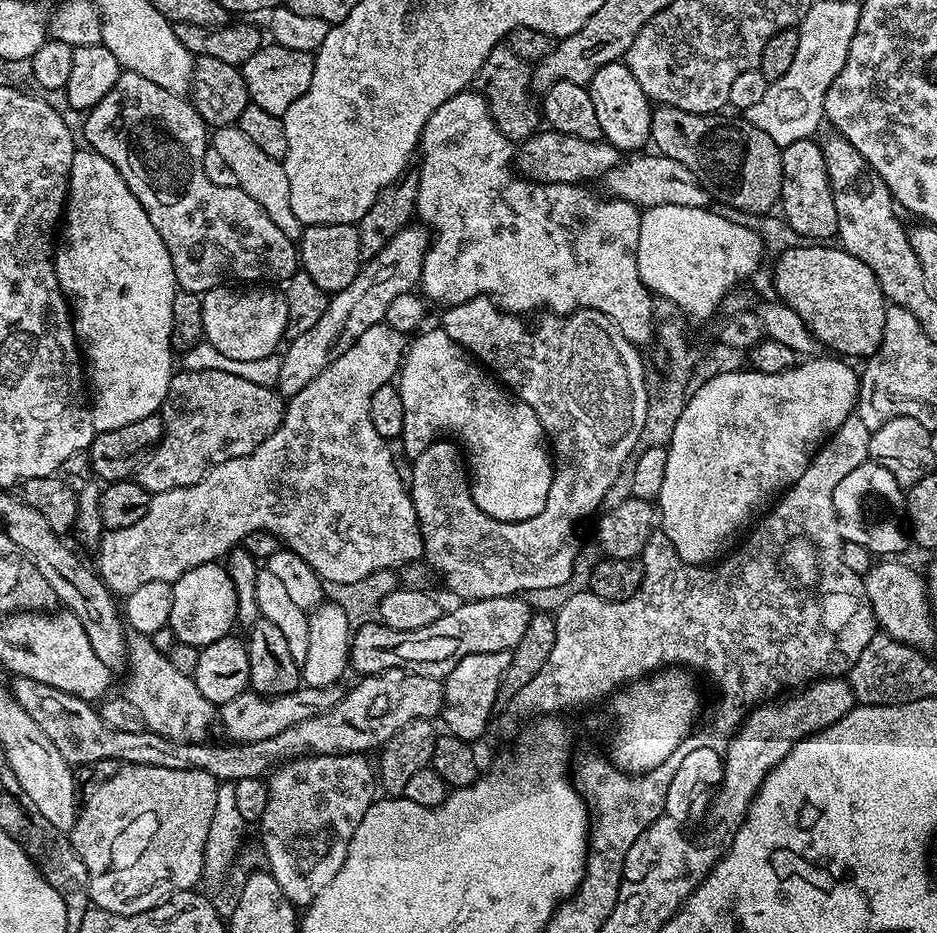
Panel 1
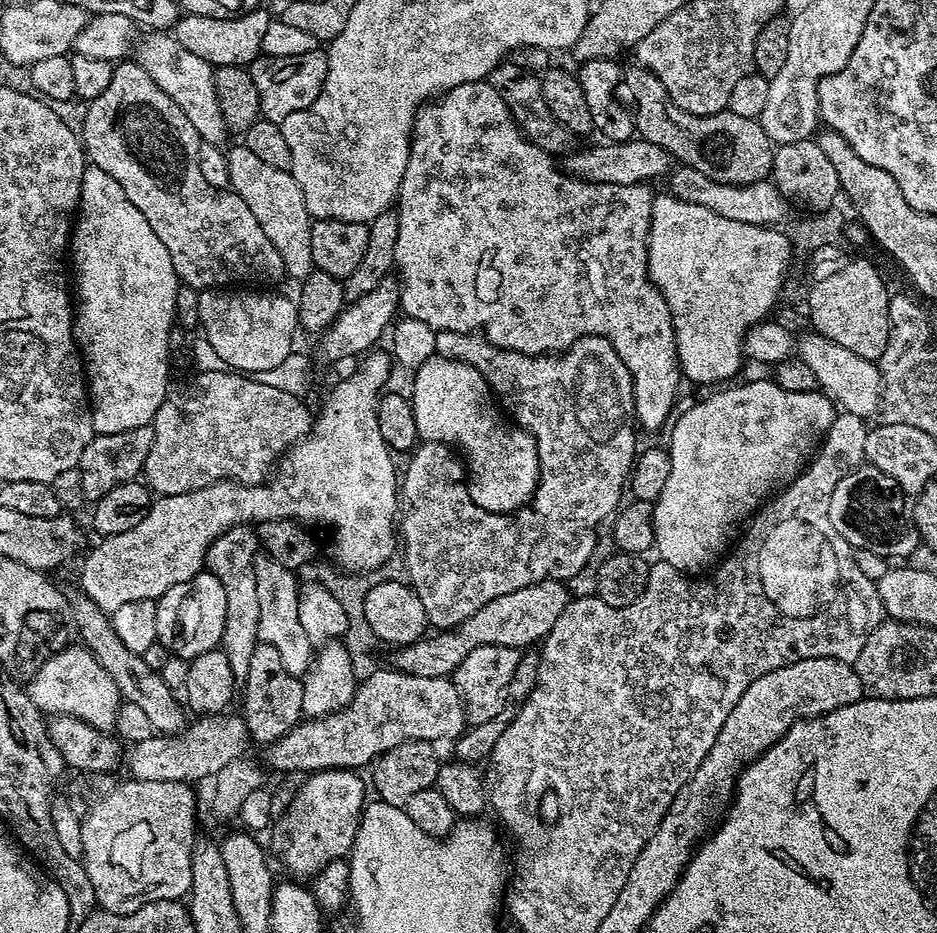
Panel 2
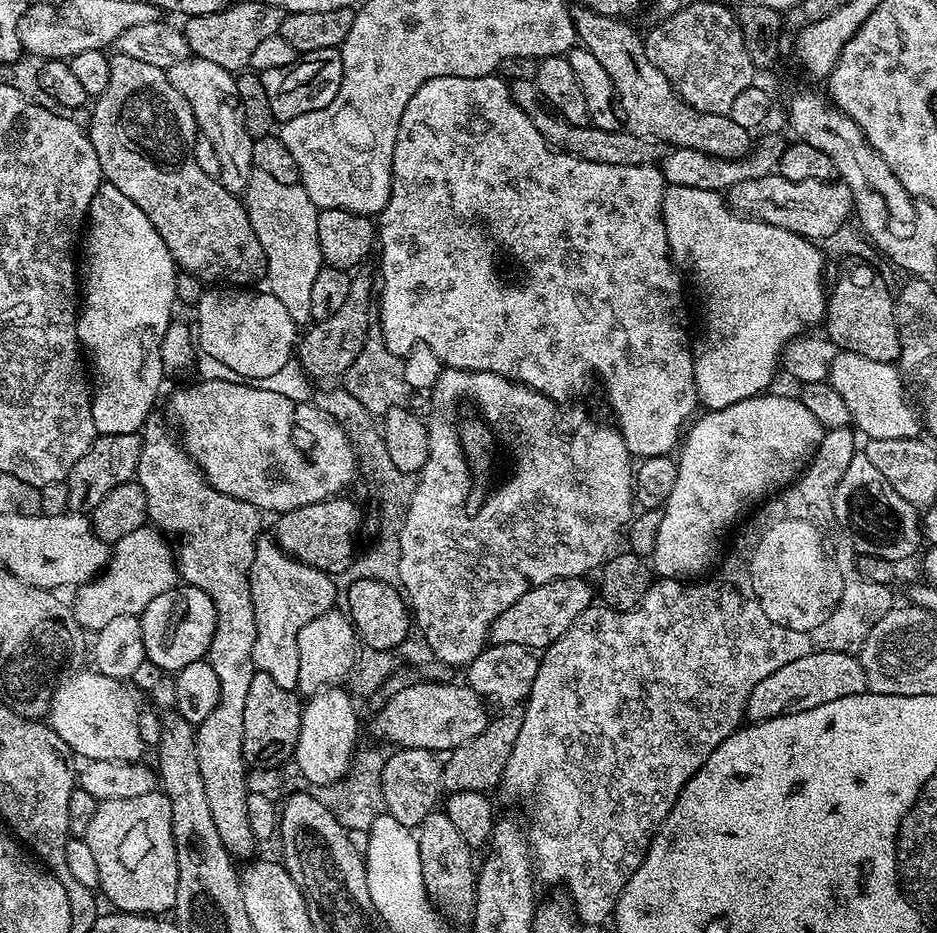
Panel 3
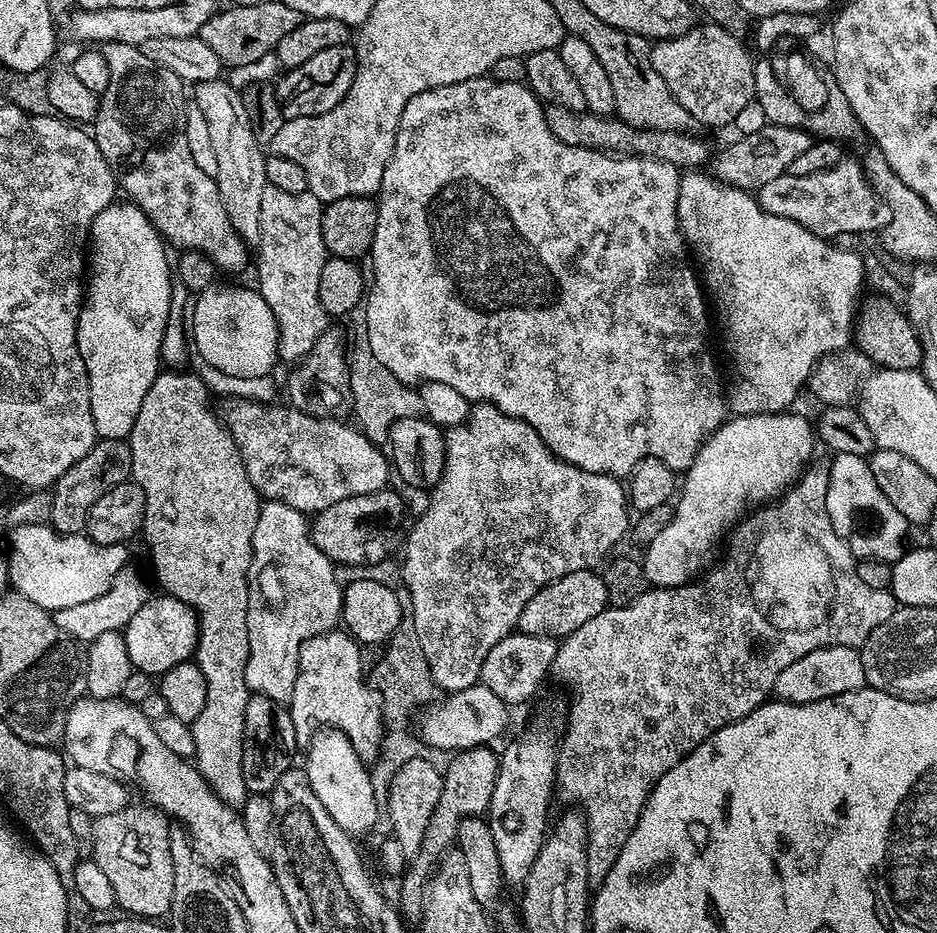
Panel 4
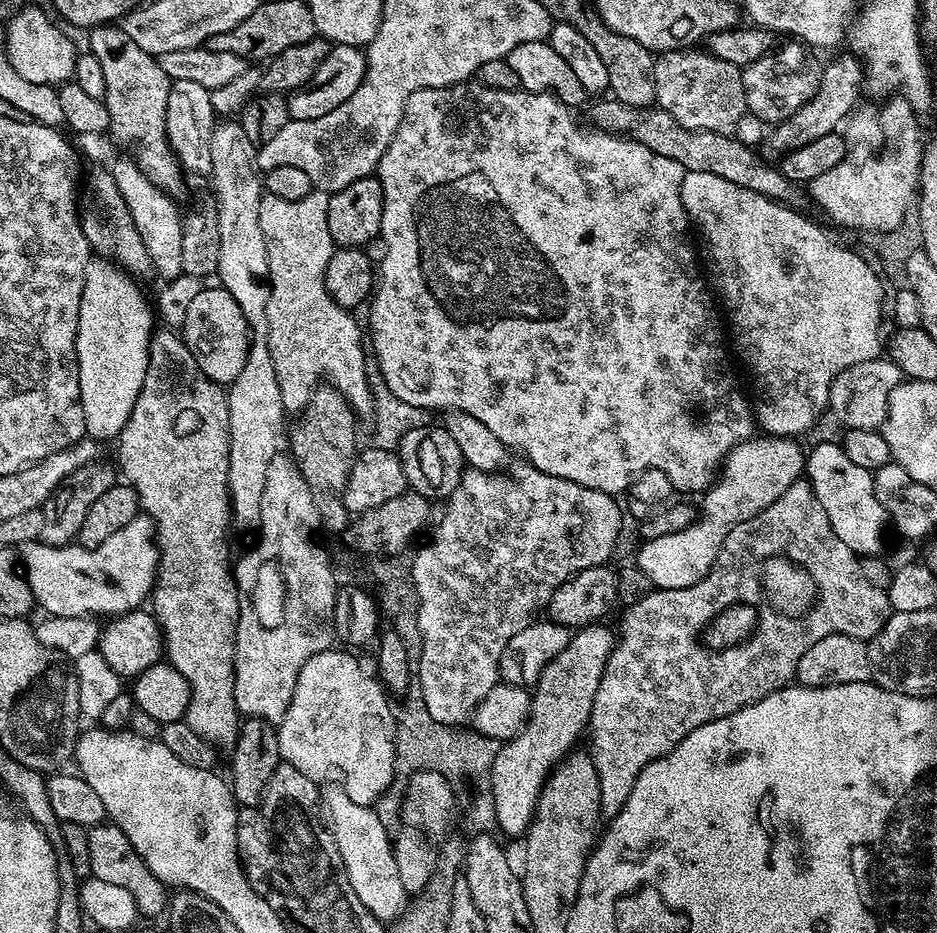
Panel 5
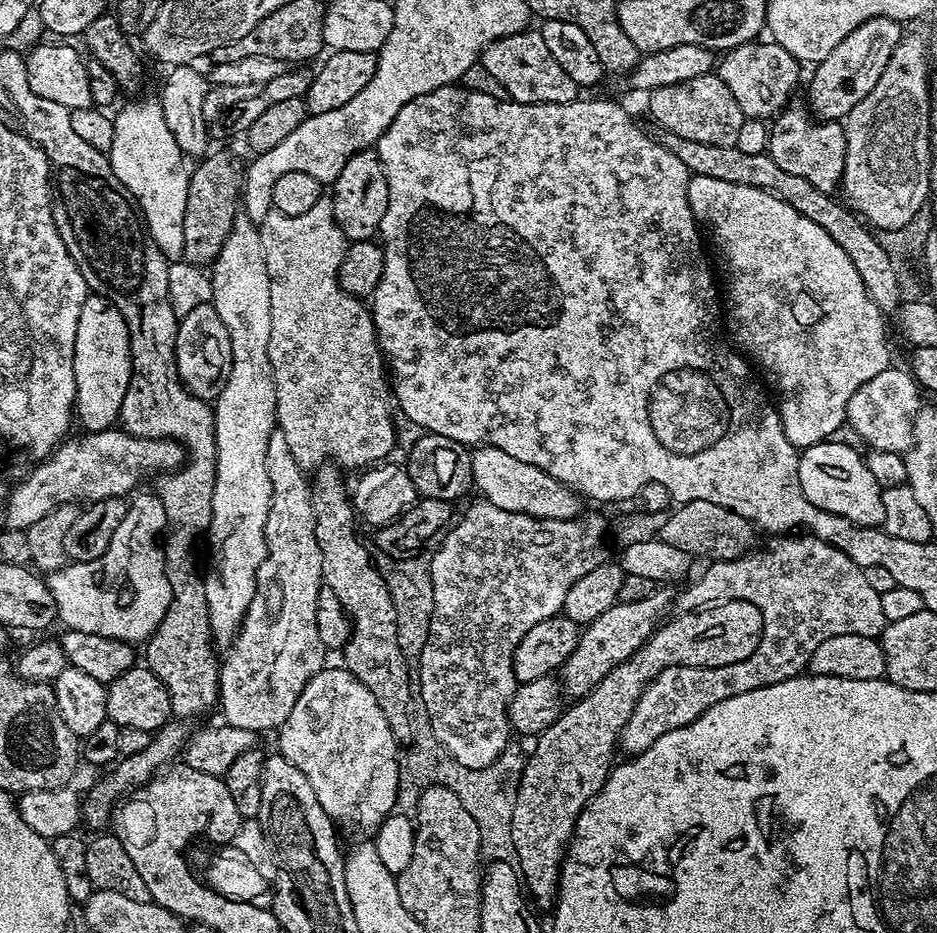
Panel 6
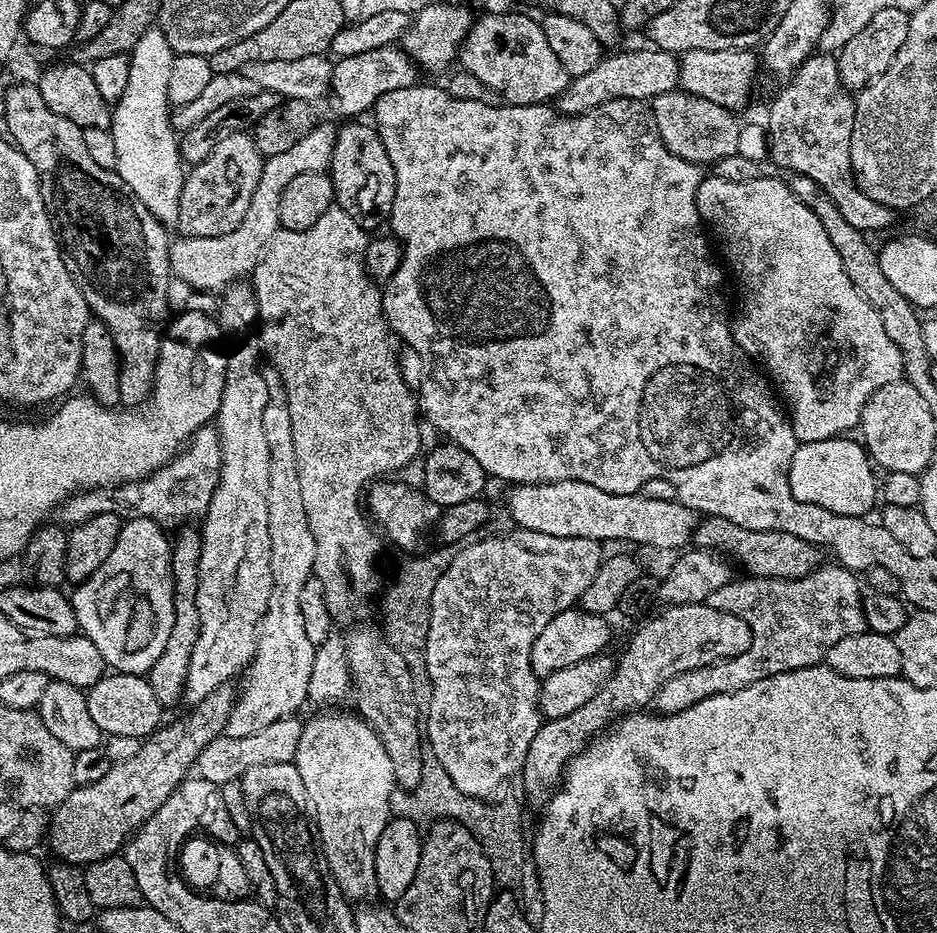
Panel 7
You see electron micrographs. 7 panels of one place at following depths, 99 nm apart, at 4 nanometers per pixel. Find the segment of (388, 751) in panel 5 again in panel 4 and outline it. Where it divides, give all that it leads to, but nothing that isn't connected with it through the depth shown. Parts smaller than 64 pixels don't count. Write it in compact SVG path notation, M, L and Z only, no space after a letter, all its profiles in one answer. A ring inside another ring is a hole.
M344 630L323 632L321 636L315 636L302 642L298 654L298 678L294 682L294 694L290 701L297 745L307 745L317 726L327 726L346 734L346 738L350 738L350 742L361 760L372 762L379 756L380 745L384 743L386 731L384 710L381 707L381 696L366 679L366 668L360 665L360 651L362 651L361 645Z

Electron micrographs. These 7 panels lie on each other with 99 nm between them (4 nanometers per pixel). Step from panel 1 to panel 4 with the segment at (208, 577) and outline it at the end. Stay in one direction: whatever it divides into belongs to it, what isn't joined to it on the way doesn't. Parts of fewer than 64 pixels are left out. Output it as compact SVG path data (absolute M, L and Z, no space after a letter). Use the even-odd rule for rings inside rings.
M167 594L153 595L140 607L138 614L130 618L130 622L122 629L122 635L126 642L126 654L130 656L133 669L145 672L150 677L159 678L166 670L170 670L179 664L189 663L193 659L200 627L196 621L196 611L189 604L183 604L178 598Z

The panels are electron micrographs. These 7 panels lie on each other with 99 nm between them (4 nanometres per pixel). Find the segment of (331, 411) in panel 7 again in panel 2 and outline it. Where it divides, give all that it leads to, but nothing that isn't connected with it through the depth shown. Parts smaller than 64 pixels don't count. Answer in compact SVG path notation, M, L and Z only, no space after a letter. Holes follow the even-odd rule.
M243 142L237 143L237 148L231 148L229 147L226 152L228 165L230 166L231 191L236 192L238 198L242 198L242 202L246 202L246 206L250 206L250 214L254 214L254 219L258 221L258 226L262 226L266 238L270 238L270 242L274 244L274 250L278 250L278 255L284 263L285 273L289 277L293 276L293 281L304 280L314 270L312 251L310 250L310 234L314 221L308 215L304 195L298 186L298 182L292 176L291 171L277 170L274 166L262 162Z

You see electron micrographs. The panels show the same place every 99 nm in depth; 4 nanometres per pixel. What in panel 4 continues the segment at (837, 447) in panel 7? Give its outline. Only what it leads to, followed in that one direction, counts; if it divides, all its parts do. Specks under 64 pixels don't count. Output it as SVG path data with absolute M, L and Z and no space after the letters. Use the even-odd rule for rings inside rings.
M835 453L828 464L830 474L830 486L826 490L826 514L830 514L830 522L846 542L846 546L852 551L852 555L861 560L887 560L895 562L906 551L904 535L910 531L910 525L902 514L898 514L898 509L882 494L882 489L878 487L878 482L874 482L874 474L870 470L867 459L858 454Z

